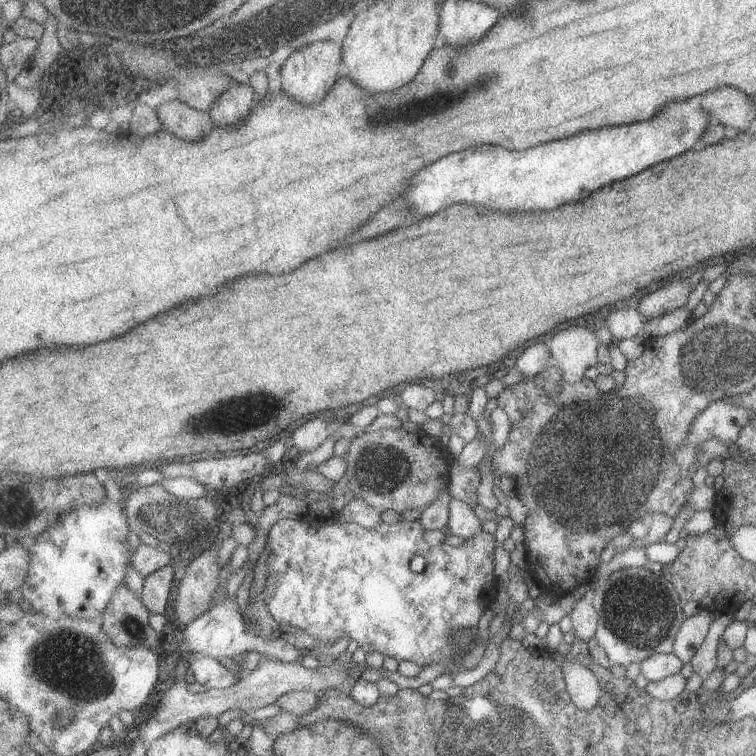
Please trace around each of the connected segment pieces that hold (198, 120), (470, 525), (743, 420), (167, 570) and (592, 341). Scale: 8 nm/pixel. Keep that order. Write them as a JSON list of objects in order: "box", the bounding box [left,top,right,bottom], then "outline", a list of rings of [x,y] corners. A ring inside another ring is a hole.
[{"box":[157,98,216,140],"outline":[[[180,98],[161,104],[157,110],[165,128],[184,140],[202,140],[216,127],[212,112],[198,110]]]},{"box":[450,498,486,541],"outline":[[[455,498],[450,504],[450,512],[450,532],[466,541],[478,536],[480,532],[486,529],[484,528],[484,522],[480,520],[476,510],[468,502]]]},{"box":[674,397,753,470],"outline":[[[730,397],[711,402],[690,424],[687,439],[676,450],[674,458],[678,466],[689,470],[698,461],[699,446],[708,439],[716,438],[725,444],[736,443],[740,430],[750,422],[753,412],[732,404]]]},{"box":[143,564,176,614],"outline":[[[174,564],[162,568],[145,578],[143,601],[153,613],[168,614],[168,602],[172,600],[172,588],[176,584],[176,567]]]},{"box":[547,326,598,384],"outline":[[[572,326],[547,340],[552,352],[552,364],[564,370],[570,384],[584,379],[584,370],[597,366],[598,338],[590,326]]]}]

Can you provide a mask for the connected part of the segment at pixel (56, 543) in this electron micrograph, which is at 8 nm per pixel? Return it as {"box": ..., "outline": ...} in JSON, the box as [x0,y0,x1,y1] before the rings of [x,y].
{"box":[23,499,133,624],"outline":[[[112,499],[104,502],[102,506],[82,506],[74,509],[74,512],[57,519],[49,531],[44,532],[37,539],[27,542],[27,548],[32,554],[32,566],[30,566],[30,578],[23,586],[24,598],[27,599],[32,611],[52,616],[56,620],[64,616],[86,618],[86,620],[98,620],[102,624],[110,612],[110,602],[116,594],[116,590],[126,582],[128,566],[133,562],[132,544],[128,540],[131,524],[125,504],[117,503]]]}

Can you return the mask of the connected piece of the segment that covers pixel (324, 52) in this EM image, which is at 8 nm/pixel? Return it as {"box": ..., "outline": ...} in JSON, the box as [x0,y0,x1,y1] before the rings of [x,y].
{"box":[282,40,345,104],"outline":[[[334,40],[307,44],[302,50],[294,49],[282,67],[282,85],[284,90],[302,104],[320,104],[328,98],[334,86],[345,73],[345,53],[343,44]]]}

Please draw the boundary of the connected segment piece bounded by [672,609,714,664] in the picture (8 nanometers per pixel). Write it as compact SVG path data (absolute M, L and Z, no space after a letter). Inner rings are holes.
M701 609L699 613L685 618L682 622L674 640L672 653L676 654L683 664L691 662L702 642L706 640L712 620L714 620L713 613Z

